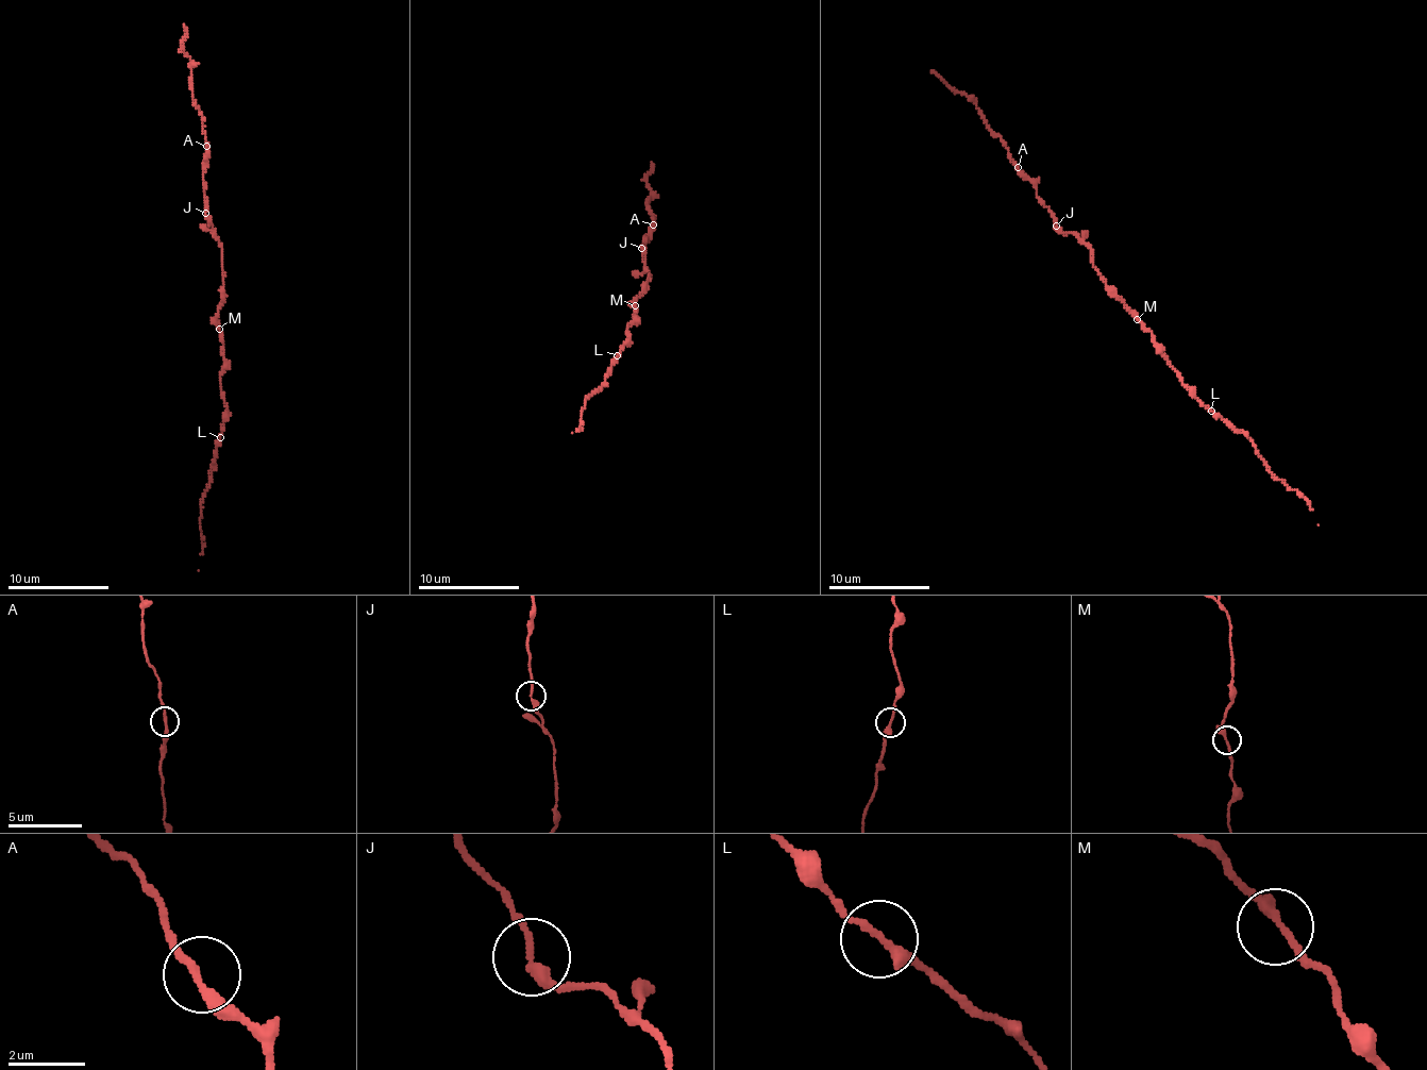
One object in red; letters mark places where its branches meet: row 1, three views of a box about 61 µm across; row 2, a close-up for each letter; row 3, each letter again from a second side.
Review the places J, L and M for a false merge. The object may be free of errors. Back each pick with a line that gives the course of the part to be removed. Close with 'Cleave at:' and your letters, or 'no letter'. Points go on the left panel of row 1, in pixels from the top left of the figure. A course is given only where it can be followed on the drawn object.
Cleave at: no letter

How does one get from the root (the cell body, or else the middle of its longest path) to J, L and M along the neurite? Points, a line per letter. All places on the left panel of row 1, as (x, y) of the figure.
J: (222, 299), (221, 246), (205, 214)
L: (222, 299), (216, 319), (223, 344), (224, 371), (220, 380), (228, 416), (220, 437)
M: (222, 299), (216, 319), (219, 329)

